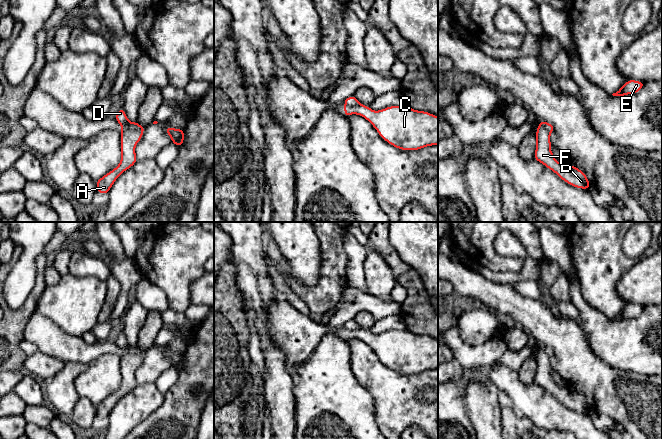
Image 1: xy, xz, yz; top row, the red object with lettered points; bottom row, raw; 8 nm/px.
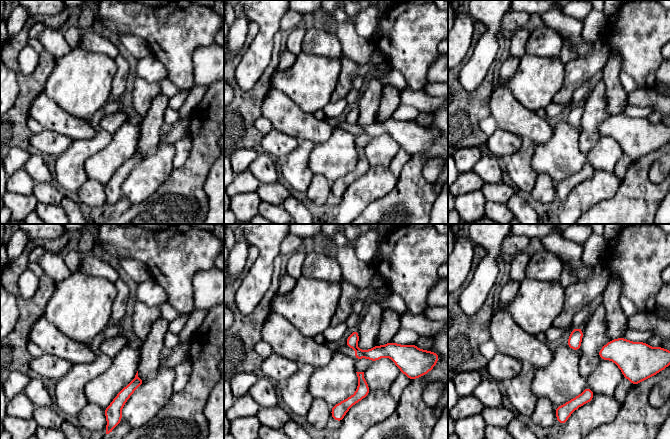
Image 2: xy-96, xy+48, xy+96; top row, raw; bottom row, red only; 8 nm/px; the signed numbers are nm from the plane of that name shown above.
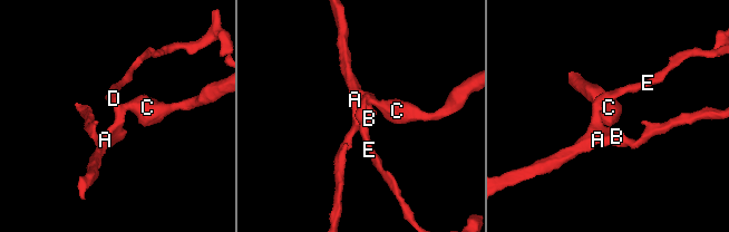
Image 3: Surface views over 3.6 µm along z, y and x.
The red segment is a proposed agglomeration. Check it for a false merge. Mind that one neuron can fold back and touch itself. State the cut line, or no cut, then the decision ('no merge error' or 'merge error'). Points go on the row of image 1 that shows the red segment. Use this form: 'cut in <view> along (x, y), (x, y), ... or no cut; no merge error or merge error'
cut in xy along (127, 124), (130, 129), (142, 133); merge error

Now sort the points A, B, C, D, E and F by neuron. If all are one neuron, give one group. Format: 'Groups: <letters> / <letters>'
Groups: A B D E F / C

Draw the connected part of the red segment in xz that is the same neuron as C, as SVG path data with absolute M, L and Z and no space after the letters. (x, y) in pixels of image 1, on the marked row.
M369 106L344 107L344 116L361 115L377 130L380 137L400 150L420 150L426 146L438 145L438 117L406 106L389 106L373 111Z

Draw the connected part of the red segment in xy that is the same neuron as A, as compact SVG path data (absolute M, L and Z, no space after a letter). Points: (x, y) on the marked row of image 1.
M123 108L117 111L115 120L124 128L121 134L121 161L119 165L96 181L99 194L108 194L117 178L131 168L138 160L135 153L137 143L142 139L143 133L128 128L128 118Z

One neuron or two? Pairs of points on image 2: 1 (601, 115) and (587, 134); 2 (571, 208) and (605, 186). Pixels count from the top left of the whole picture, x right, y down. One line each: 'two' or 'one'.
1: one
2: one

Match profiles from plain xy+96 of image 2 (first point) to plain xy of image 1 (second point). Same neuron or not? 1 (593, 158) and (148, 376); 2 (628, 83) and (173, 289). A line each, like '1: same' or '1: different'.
1: same
2: different

